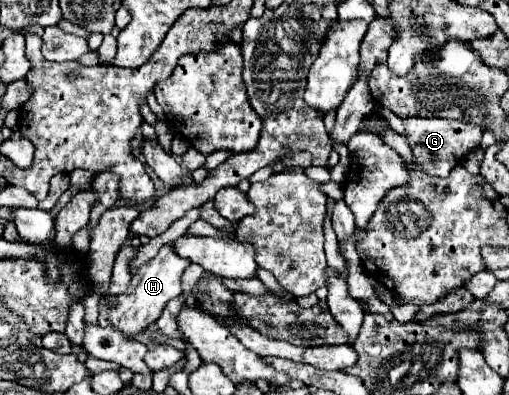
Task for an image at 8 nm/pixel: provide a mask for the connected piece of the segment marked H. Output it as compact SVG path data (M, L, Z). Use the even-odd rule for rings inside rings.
M171 245L161 247L161 251L149 263L139 267L139 271L133 275L127 293L101 299L101 303L99 303L99 325L101 327L113 327L129 339L135 339L137 335L147 331L149 325L153 325L161 317L165 305L171 299L181 295L179 279L181 279L187 265L189 265L189 259L181 259L173 251Z

